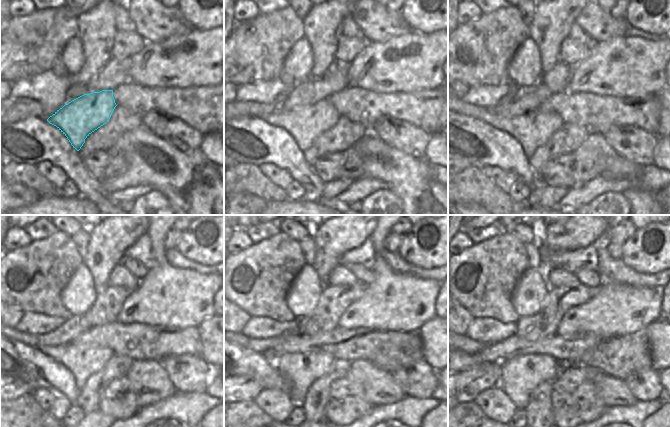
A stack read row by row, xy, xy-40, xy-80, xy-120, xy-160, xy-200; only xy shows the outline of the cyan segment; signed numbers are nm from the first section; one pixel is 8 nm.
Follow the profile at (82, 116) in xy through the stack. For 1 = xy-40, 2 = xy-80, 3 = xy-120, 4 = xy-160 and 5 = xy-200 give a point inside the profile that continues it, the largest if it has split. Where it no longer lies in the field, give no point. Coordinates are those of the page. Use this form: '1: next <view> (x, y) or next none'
1: next xy-40 (305, 123)
2: next xy-80 (533, 129)
3: next xy-120 (83, 361)
4: next xy-160 (301, 370)
5: next xy-200 (521, 375)

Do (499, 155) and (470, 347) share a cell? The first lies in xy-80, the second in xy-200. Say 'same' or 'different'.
different

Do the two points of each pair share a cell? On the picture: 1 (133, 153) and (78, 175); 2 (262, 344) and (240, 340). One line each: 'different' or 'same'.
1: different
2: same

